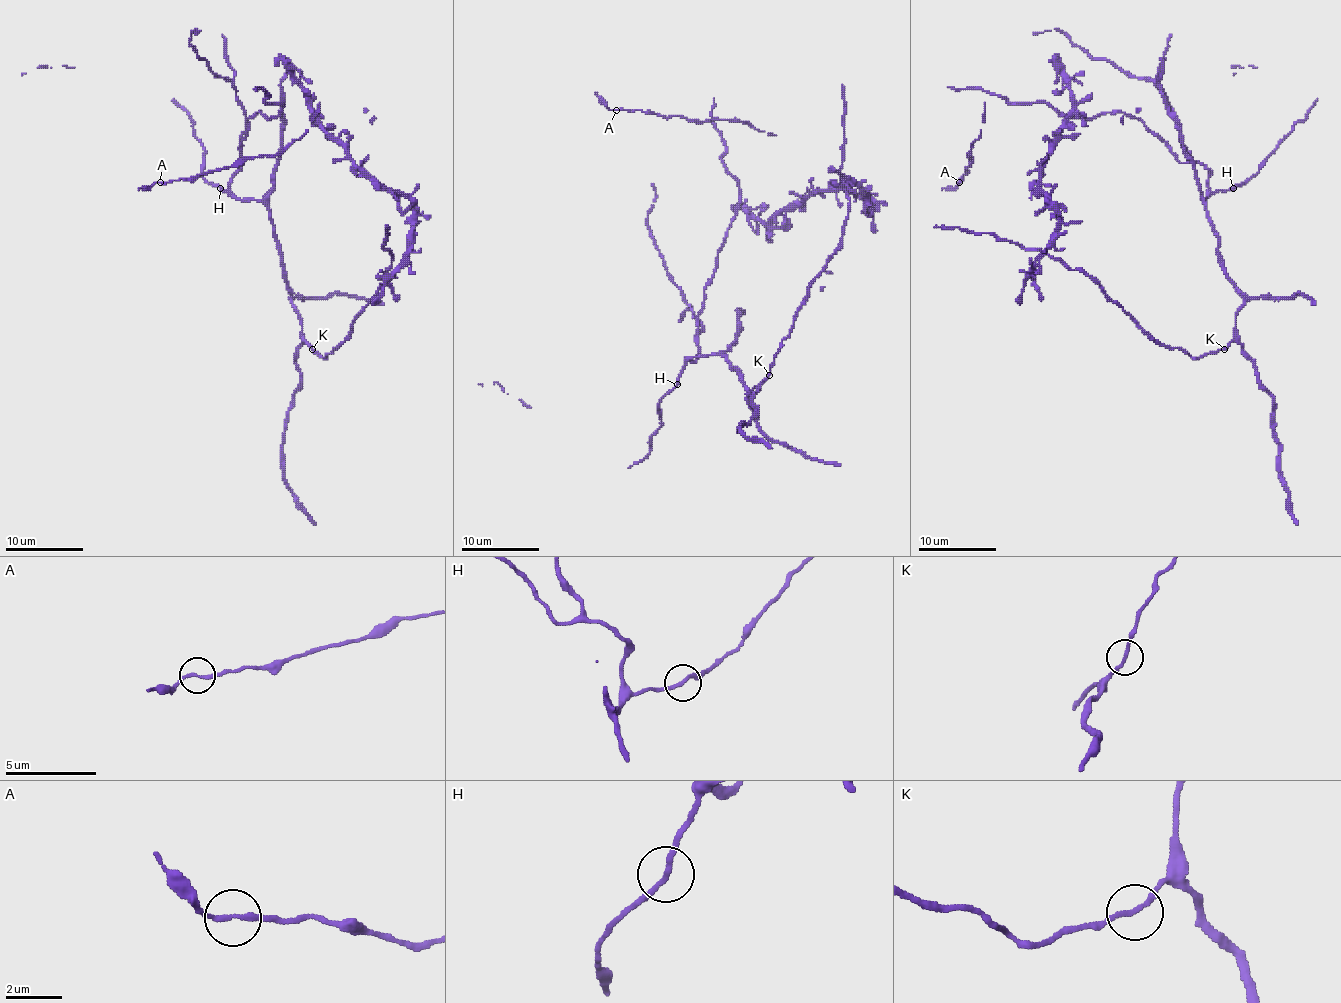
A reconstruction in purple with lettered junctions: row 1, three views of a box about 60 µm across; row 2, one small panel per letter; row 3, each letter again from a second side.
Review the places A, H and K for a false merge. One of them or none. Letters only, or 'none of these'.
none of these

